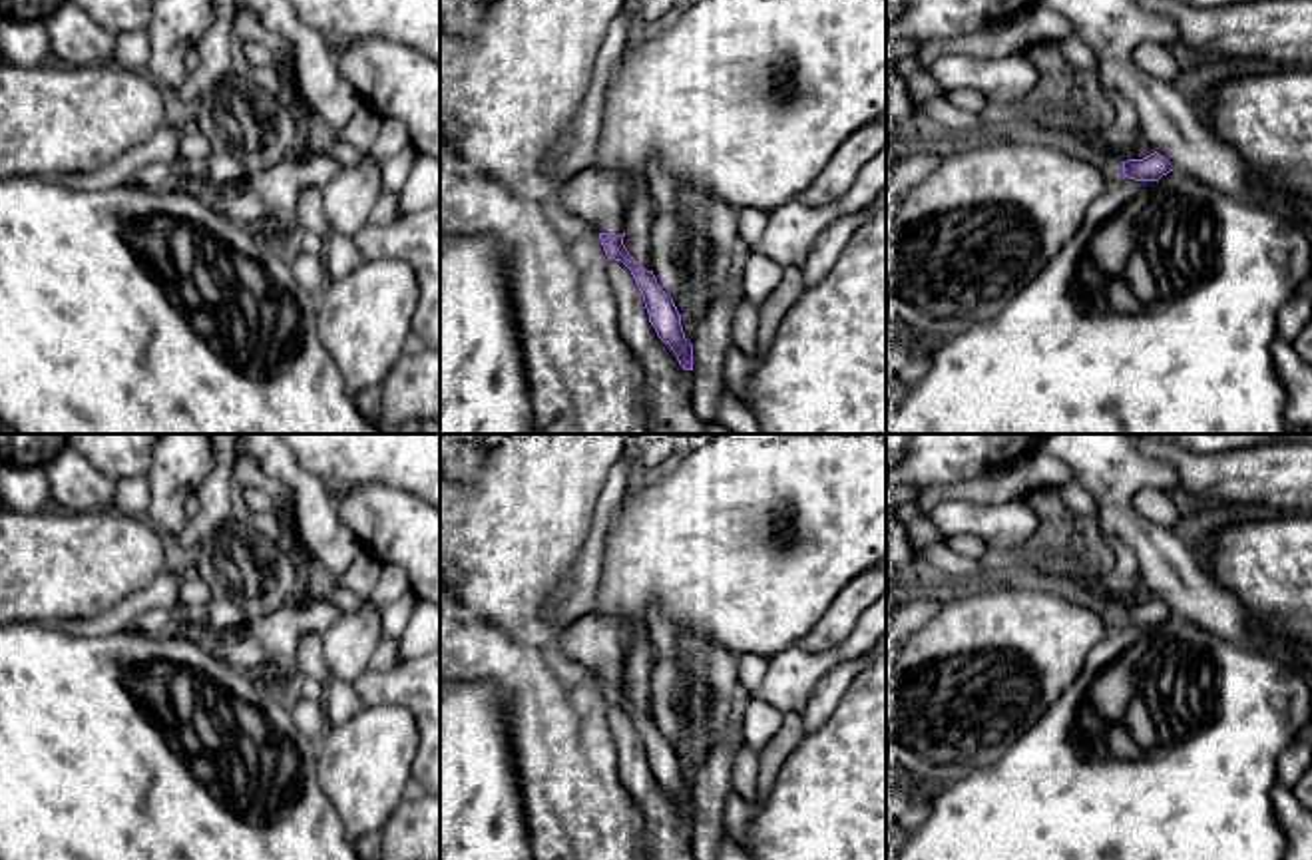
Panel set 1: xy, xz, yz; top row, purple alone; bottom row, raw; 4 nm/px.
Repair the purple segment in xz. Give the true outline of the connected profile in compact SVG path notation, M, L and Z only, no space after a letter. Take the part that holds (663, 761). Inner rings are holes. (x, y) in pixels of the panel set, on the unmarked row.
M599 679L605 701L615 707L621 707L633 721L647 760L649 768L655 774L657 782L671 792L679 810L685 816L693 816L693 790L685 784L681 772L681 760L673 749L673 745L661 735L653 717L643 715L625 695L623 691L625 679L613 683L609 679Z

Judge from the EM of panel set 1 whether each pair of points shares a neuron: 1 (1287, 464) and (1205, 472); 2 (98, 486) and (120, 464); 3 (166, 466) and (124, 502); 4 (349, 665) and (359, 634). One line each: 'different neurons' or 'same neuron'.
1: same neuron
2: different neurons
3: different neurons
4: same neuron

